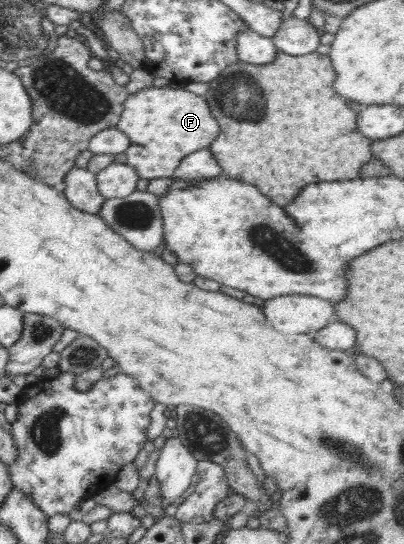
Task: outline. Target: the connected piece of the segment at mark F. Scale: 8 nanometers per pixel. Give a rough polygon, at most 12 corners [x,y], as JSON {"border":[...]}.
{"border":[[149,87],[115,125],[141,179],[174,179],[220,131],[205,97]]}

